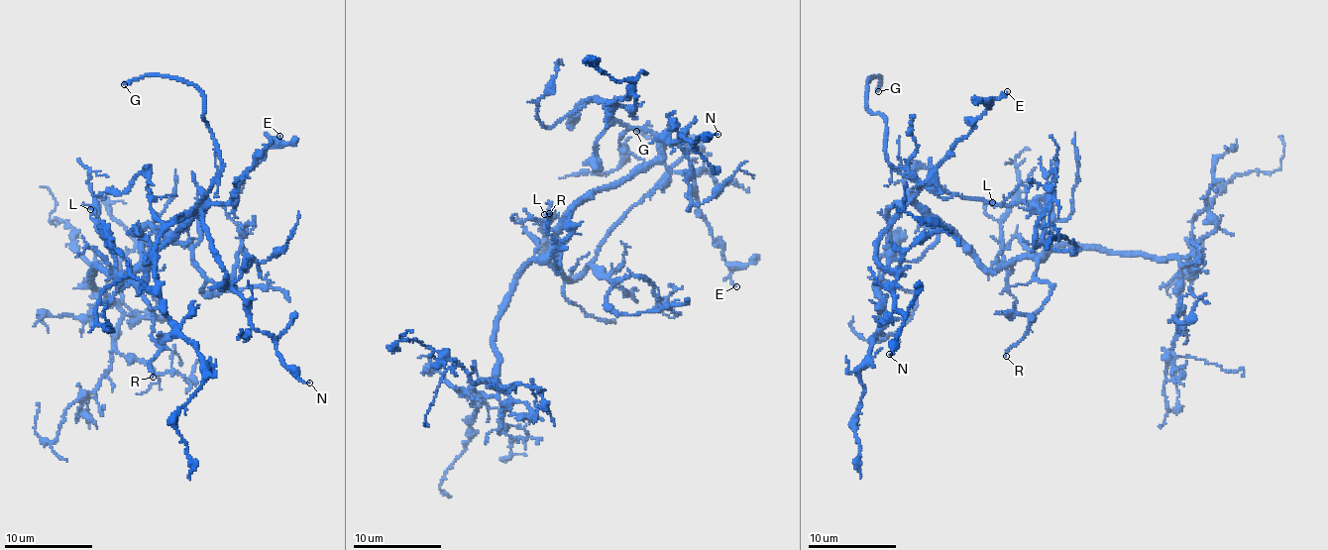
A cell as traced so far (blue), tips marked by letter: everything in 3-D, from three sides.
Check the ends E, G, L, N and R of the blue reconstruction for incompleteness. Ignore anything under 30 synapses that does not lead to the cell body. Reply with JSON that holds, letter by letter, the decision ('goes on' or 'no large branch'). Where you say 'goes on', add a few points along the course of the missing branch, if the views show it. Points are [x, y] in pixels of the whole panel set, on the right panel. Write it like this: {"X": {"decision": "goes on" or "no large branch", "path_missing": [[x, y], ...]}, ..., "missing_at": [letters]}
{"E": {"decision": "no large branch"}, "G": {"decision": "goes on", "path_missing": [[878, 91], [881, 92], [896, 49], [897, 33], [906, 9]]}, "L": {"decision": "no large branch"}, "N": {"decision": "no large branch"}, "R": {"decision": "no large branch"}, "missing_at": ["G"]}

